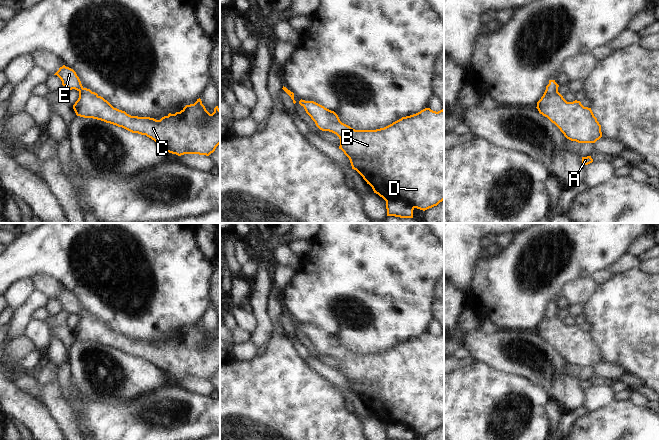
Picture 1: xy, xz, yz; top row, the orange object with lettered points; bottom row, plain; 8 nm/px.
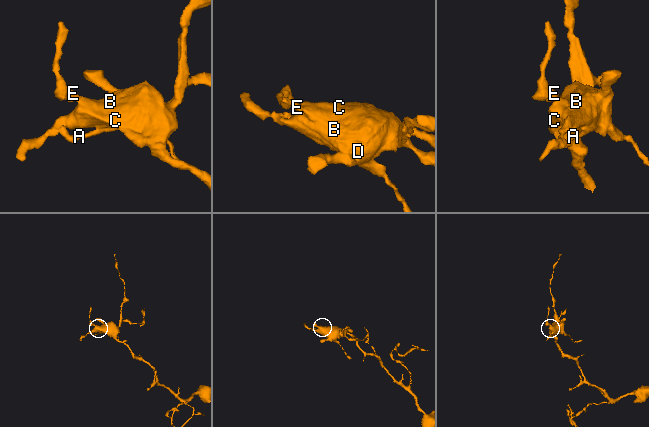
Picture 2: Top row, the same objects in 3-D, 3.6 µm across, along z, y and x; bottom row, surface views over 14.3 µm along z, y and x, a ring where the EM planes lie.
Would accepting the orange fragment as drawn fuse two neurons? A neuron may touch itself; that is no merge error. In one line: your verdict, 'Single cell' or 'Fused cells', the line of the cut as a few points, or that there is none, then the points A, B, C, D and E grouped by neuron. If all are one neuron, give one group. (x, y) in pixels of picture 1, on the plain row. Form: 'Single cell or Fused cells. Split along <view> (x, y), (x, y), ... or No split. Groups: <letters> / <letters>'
Single cell. No split. Groups: A B C D E.

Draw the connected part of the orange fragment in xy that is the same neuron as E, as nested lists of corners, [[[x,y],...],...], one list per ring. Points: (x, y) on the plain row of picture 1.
[[[65,289],[54,299],[61,303],[63,310],[79,316],[79,322],[73,329],[77,340],[101,344],[132,357],[146,359],[167,376],[178,380],[209,380],[220,368],[220,333],[216,330],[210,338],[200,322],[194,328],[186,329],[180,336],[169,337],[156,344],[131,340],[114,332],[103,321],[84,312],[76,296]]]

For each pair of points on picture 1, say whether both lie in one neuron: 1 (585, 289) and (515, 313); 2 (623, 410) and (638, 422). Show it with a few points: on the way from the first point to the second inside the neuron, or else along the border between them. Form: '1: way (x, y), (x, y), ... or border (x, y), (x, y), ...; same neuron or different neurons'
1: border (578, 278), (568, 281), (563, 286), (561, 295); different neurons
2: way (627, 414), (634, 421); same neuron

